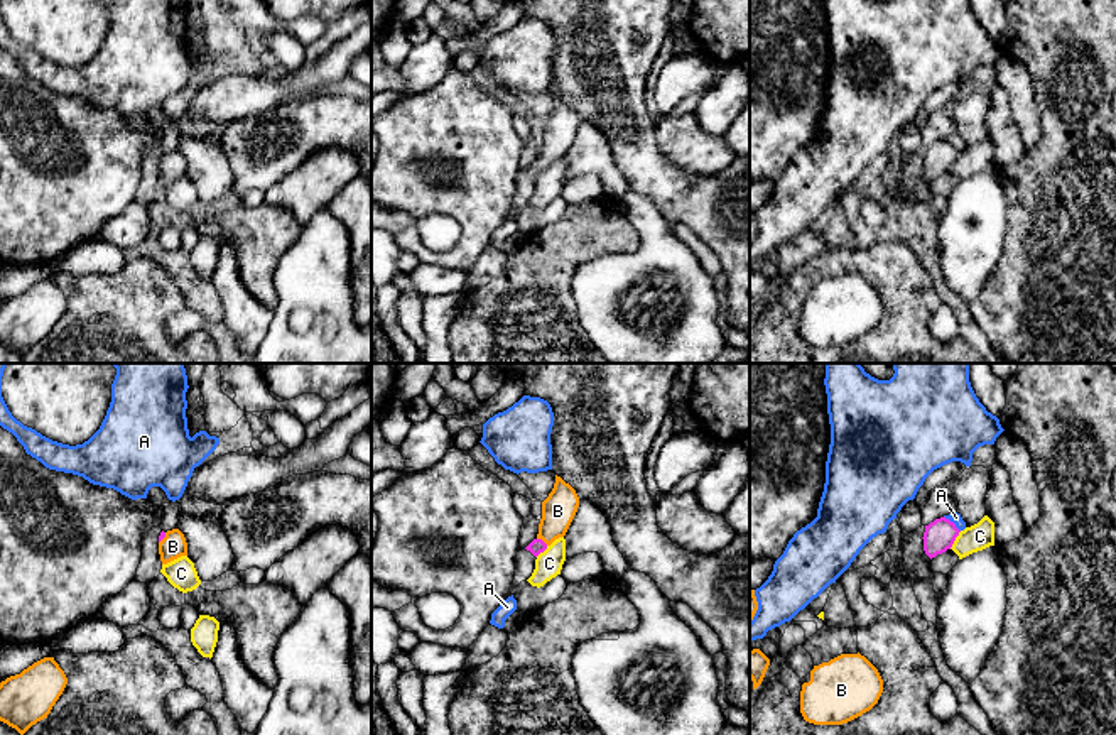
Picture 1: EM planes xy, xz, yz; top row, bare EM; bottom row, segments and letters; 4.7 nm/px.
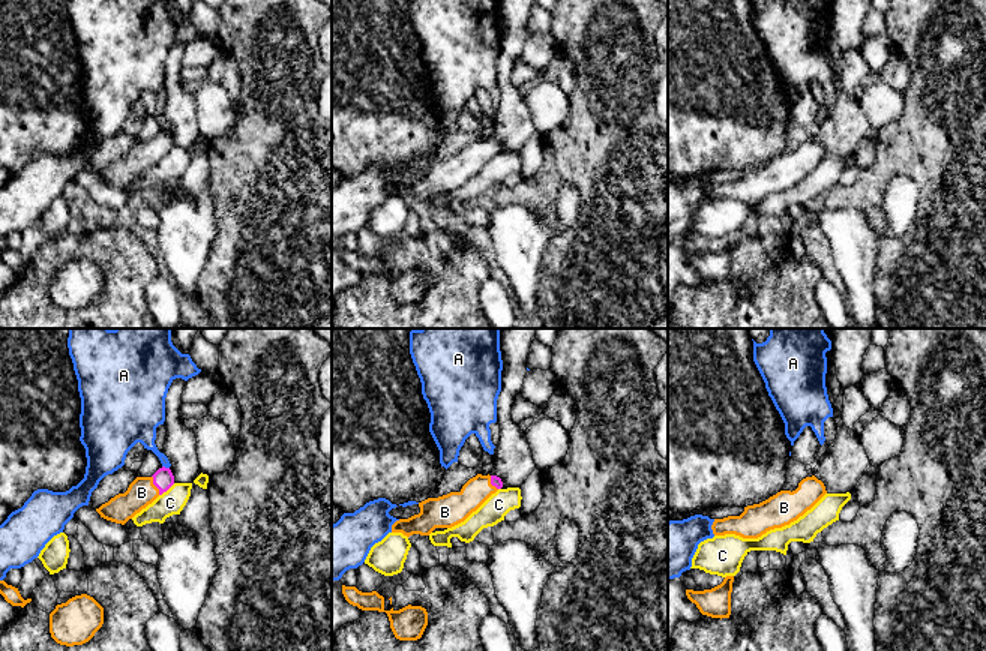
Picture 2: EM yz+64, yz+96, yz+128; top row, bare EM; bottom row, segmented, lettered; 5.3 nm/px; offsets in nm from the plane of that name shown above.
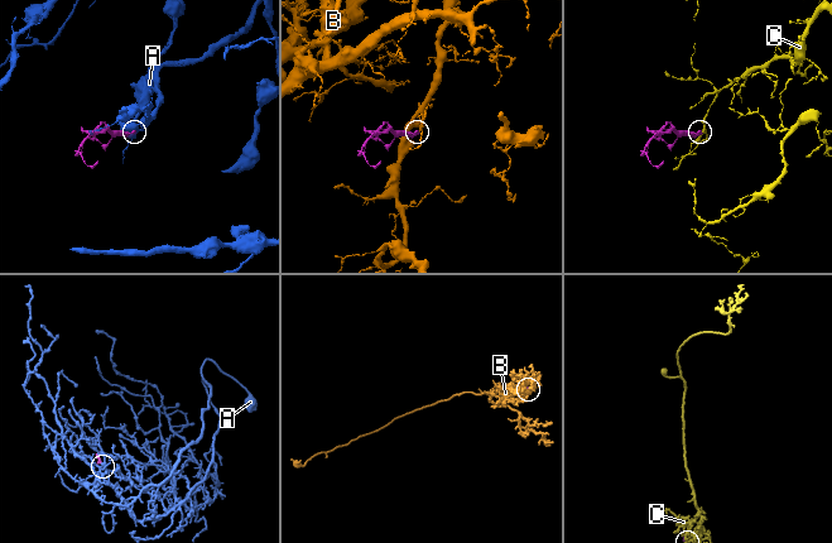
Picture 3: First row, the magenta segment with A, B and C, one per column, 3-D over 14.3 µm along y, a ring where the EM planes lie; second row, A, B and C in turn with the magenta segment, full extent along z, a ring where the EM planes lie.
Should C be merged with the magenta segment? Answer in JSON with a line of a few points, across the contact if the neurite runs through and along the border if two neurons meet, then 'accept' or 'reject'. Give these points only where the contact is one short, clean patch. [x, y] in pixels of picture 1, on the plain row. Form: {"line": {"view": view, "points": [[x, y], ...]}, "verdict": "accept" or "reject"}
{"line": {"view": "yz", "points": [[961, 152], [949, 169]]}, "verdict": "reject"}

